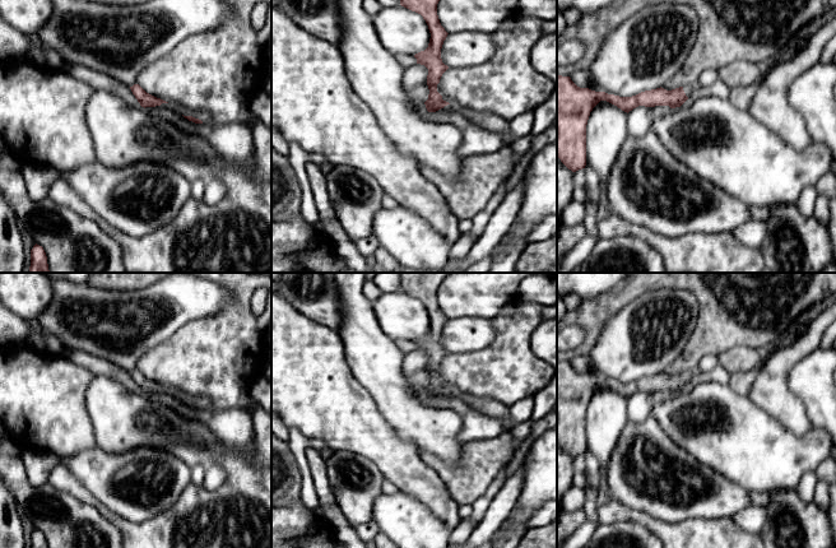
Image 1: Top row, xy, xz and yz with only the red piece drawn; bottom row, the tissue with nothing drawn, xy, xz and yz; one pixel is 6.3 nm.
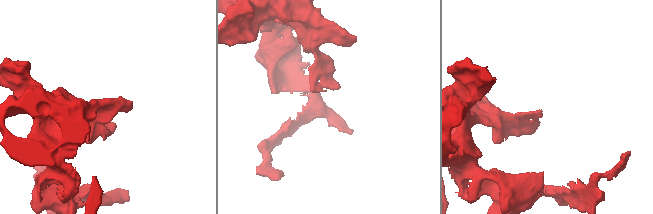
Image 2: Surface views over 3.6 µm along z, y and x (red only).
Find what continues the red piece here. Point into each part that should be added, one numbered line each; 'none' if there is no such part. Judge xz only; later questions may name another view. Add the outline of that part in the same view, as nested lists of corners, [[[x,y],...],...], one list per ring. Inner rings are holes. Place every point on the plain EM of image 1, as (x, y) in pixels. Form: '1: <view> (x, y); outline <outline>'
1: xz (490, 407); outline [[[450,390],[438,396],[456,395],[464,400],[472,409],[488,415],[491,418],[500,419],[503,424],[503,432],[510,432],[517,423],[510,415],[510,408],[493,398],[478,398],[470,394],[455,394]]]

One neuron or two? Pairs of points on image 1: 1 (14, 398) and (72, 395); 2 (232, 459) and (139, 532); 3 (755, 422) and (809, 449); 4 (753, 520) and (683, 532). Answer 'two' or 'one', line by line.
1: one
2: one
3: one
4: two

